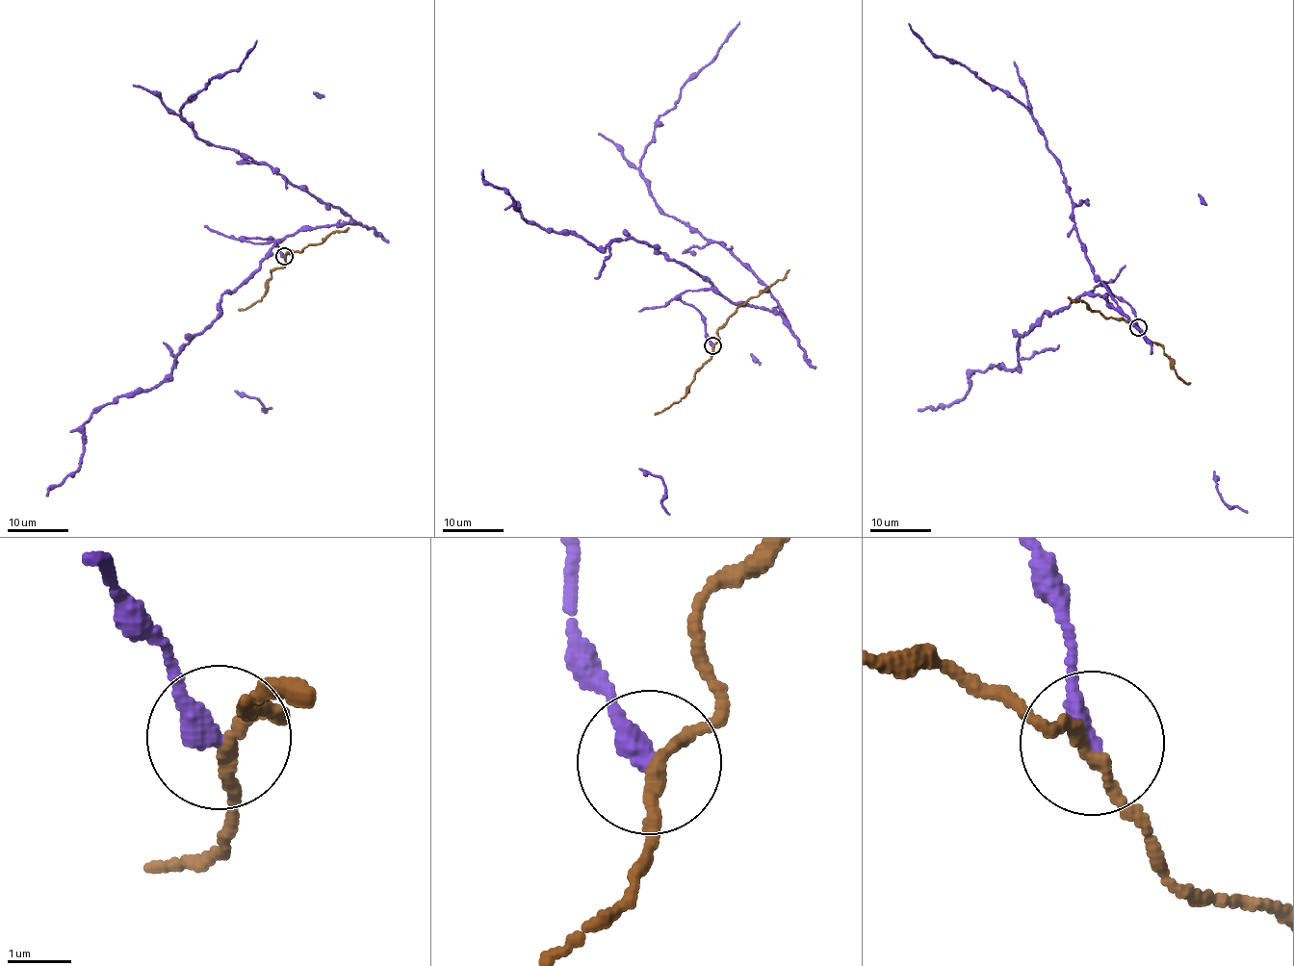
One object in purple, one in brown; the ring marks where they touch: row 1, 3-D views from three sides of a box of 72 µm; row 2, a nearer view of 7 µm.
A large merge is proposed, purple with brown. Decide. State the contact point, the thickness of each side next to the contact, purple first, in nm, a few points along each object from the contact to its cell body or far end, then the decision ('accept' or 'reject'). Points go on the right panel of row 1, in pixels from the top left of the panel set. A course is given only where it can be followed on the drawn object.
at (1138, 327); 360 nm thick on the purple side, 180 nm on the other; purple runs (1137, 326), (1104, 284), (1090, 294), (1116, 308), (1033, 116), (933, 53), (908, 24); brown runs (1137, 327), (1125, 320), (1109, 318), (1092, 311), (1088, 305), (1068, 296); reject

